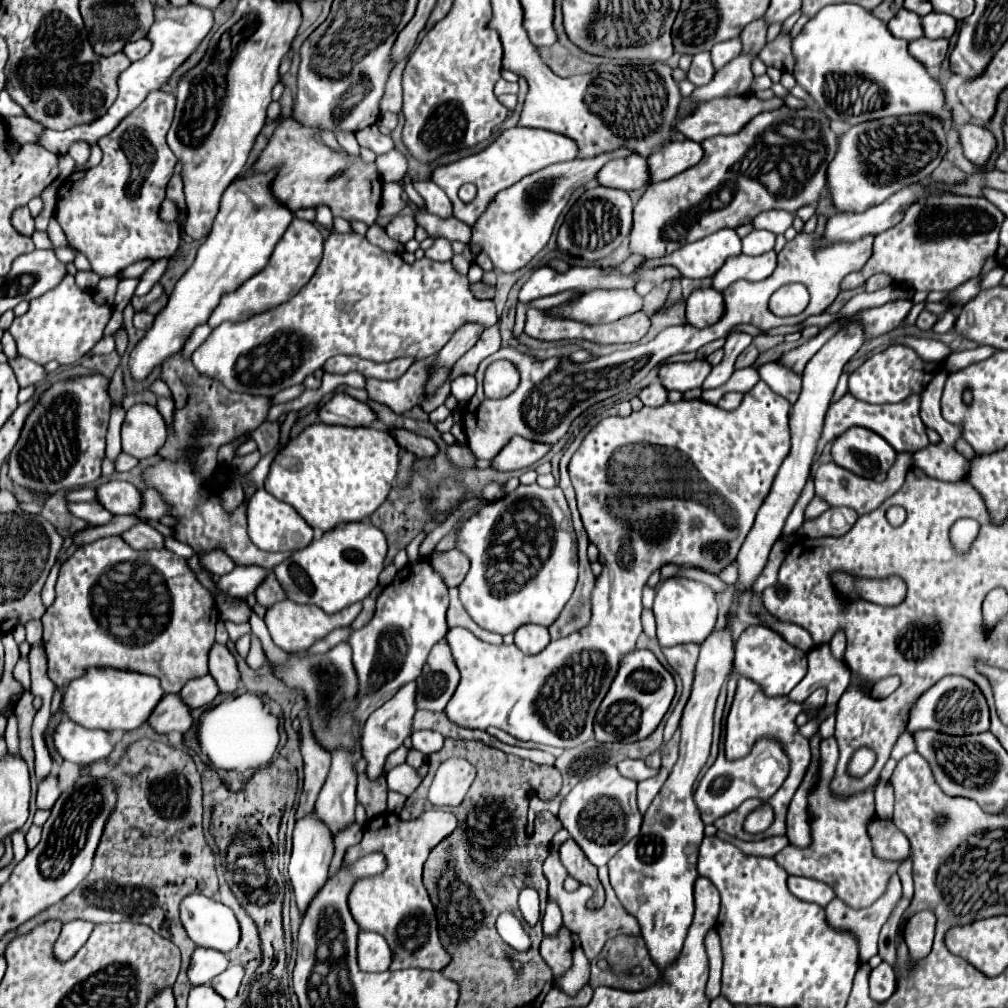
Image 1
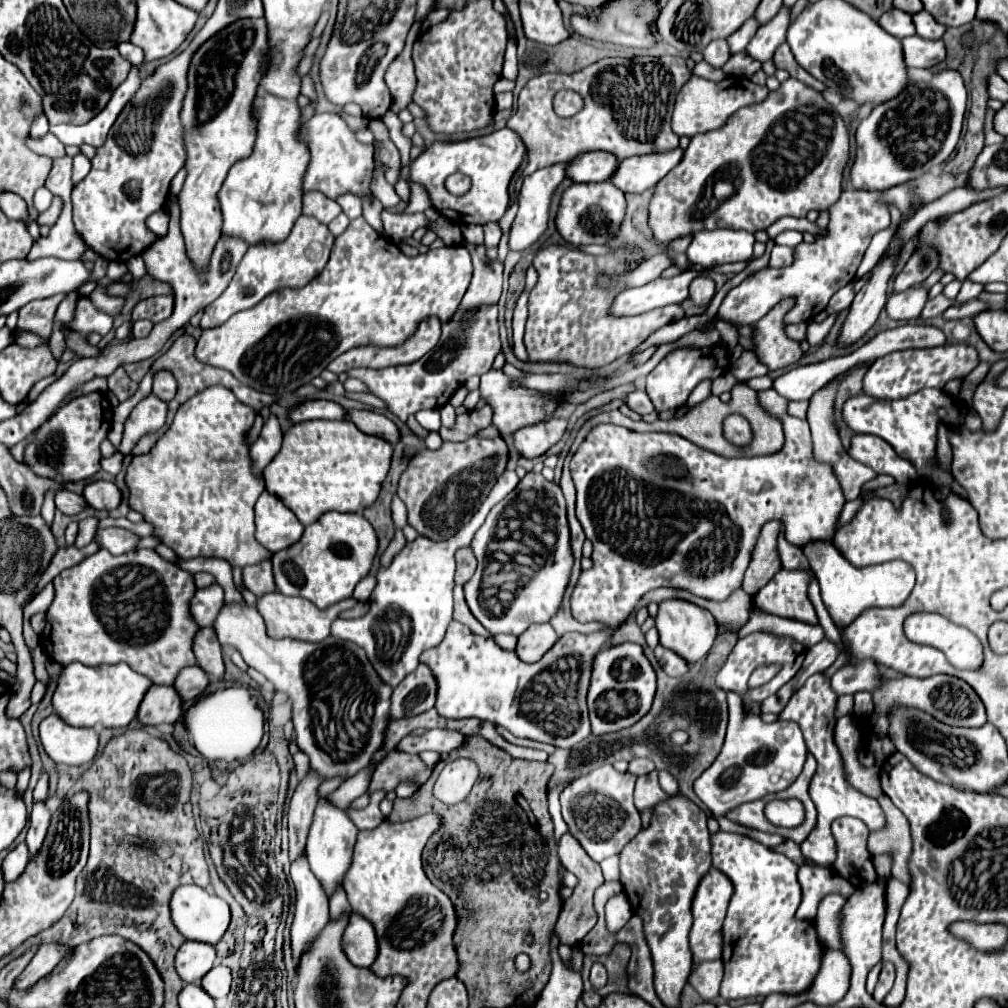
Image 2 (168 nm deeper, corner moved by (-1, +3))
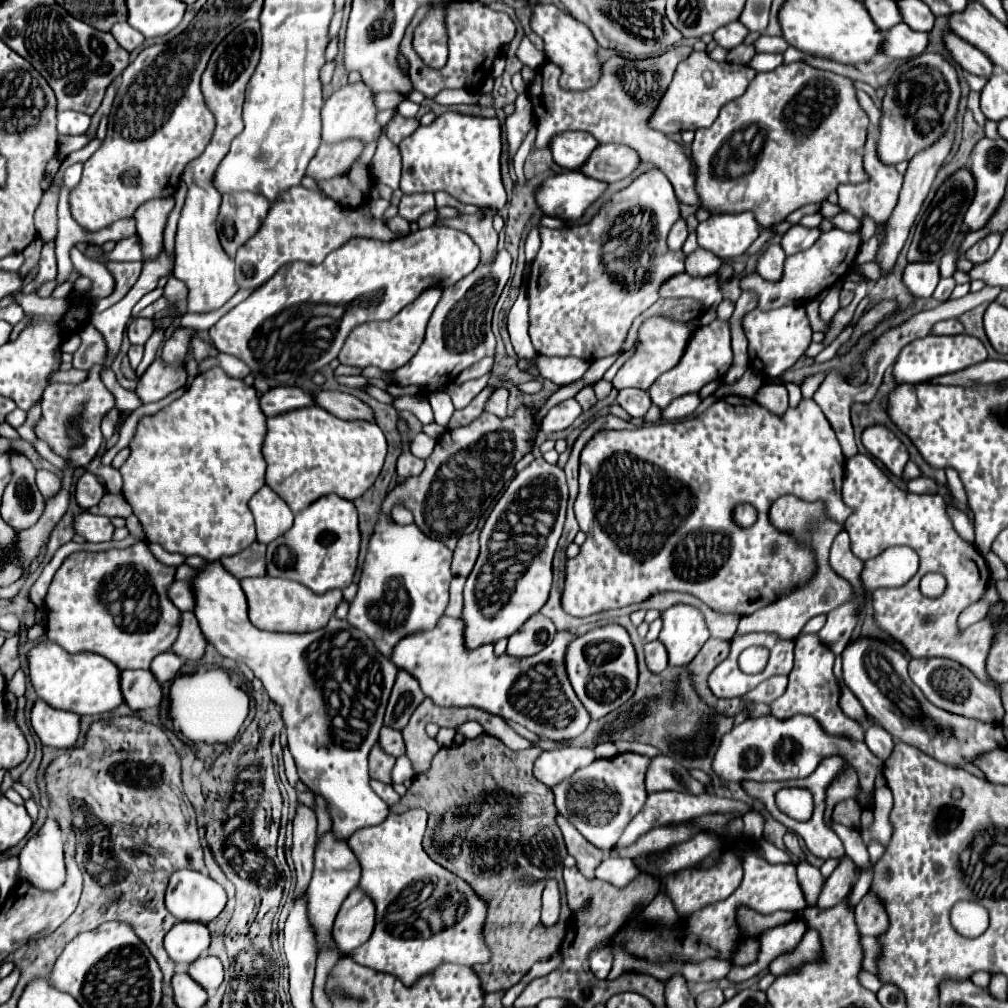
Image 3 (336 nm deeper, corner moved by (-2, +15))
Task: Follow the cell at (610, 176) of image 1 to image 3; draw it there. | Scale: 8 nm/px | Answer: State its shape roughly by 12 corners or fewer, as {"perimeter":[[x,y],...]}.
{"perimeter":[[561,133],[551,143],[559,167],[577,171],[597,147],[591,133]]}

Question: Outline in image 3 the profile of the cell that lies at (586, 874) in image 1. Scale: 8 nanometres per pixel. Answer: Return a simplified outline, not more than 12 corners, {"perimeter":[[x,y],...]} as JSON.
{"perimeter":[[557,817],[569,855],[595,879],[605,851],[595,849],[565,817]]}

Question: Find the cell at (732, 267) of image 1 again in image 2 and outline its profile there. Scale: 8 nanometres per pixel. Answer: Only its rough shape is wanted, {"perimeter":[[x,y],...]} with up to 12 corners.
{"perimeter":[[774,245],[770,267],[786,267],[794,263],[794,249]]}

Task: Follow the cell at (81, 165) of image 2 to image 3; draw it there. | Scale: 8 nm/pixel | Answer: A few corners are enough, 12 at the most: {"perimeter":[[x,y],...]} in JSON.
{"perimeter":[[81,163],[65,171],[61,197],[69,197],[81,181]]}

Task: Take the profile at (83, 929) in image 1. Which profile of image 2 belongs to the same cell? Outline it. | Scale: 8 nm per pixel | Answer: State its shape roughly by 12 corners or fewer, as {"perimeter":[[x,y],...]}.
{"perimeter":[[42,945],[16,977],[18,991],[30,989],[68,953],[66,945]]}

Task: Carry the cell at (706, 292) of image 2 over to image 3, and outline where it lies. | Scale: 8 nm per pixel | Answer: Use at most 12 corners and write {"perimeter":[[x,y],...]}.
{"perimeter":[[705,249],[685,257],[685,271],[693,277],[715,275],[721,259]]}

